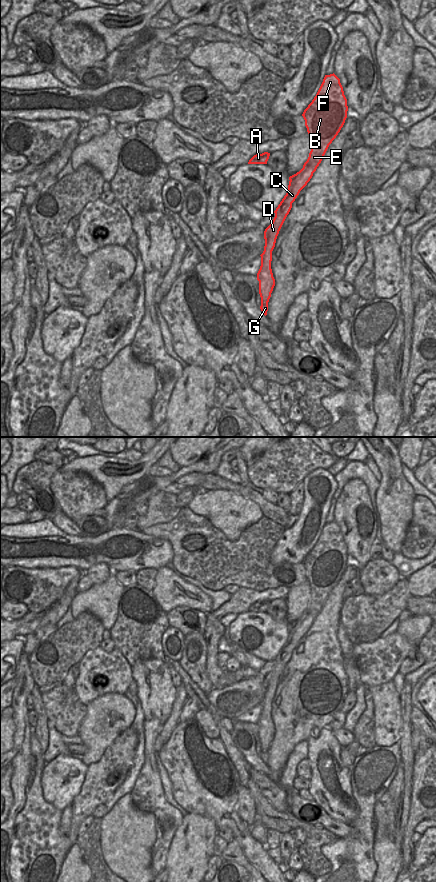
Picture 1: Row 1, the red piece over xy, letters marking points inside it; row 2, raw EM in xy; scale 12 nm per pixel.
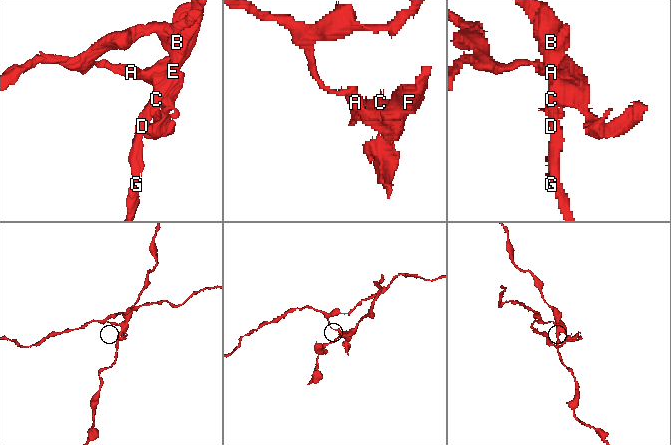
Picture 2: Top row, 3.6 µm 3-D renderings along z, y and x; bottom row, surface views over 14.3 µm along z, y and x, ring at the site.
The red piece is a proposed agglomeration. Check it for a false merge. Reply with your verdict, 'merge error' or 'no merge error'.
merge error

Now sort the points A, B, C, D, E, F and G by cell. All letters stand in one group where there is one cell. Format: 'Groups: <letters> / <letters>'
Groups: A / B C D E F G

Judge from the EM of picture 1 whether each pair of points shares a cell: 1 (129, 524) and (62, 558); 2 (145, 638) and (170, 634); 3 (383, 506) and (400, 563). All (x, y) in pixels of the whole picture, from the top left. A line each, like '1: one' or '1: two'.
1: two
2: two
3: two

